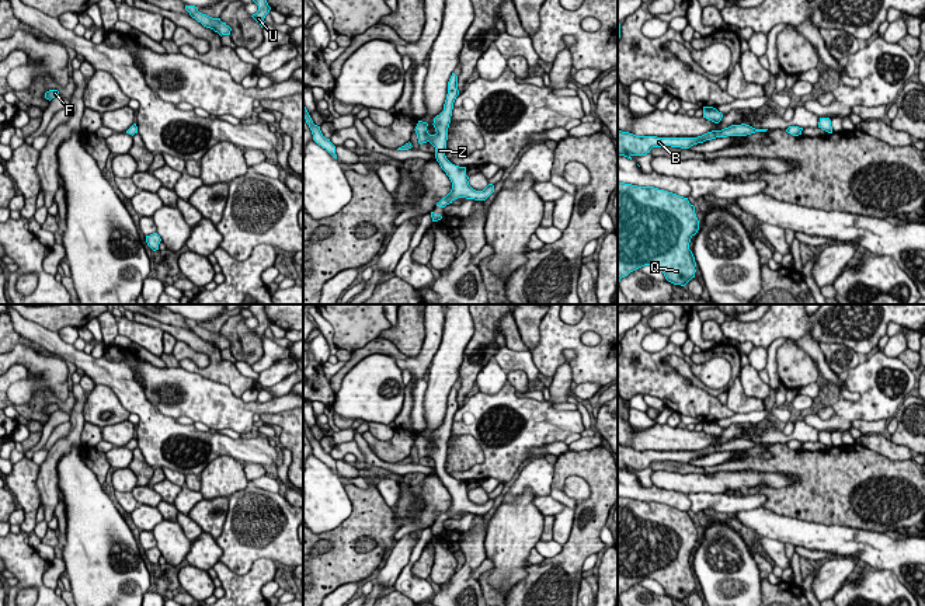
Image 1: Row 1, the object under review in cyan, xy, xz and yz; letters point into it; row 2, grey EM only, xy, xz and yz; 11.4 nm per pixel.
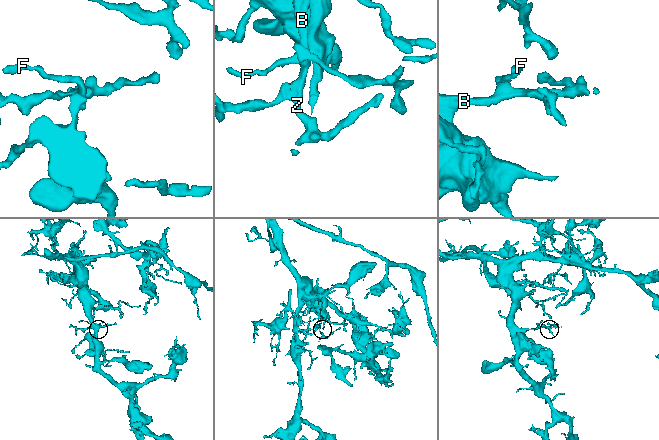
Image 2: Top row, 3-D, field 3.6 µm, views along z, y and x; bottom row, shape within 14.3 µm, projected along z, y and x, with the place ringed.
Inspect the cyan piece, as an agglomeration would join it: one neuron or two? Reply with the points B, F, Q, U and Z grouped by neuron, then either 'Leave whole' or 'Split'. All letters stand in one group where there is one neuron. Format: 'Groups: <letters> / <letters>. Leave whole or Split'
Groups: B F Q U Z. Leave whole

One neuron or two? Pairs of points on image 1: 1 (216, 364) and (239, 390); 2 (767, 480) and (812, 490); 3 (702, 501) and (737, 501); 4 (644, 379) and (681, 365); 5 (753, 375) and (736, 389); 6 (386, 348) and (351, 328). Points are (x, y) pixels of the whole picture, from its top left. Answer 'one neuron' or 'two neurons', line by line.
1: one neuron
2: two neurons
3: one neuron
4: two neurons
5: two neurons
6: two neurons

